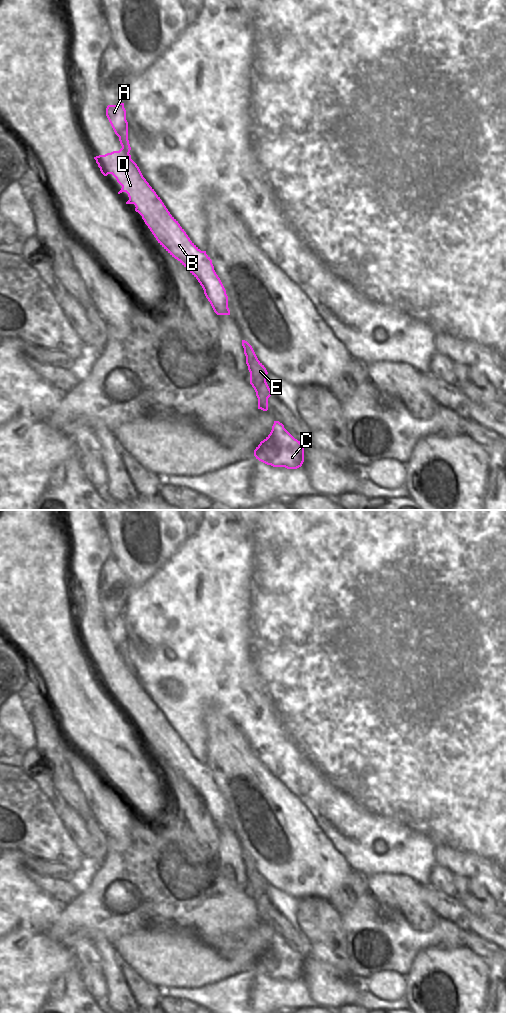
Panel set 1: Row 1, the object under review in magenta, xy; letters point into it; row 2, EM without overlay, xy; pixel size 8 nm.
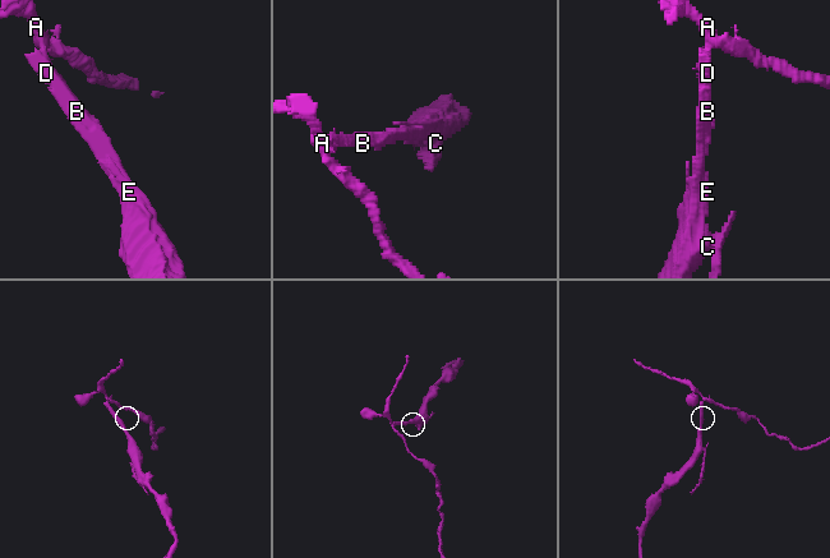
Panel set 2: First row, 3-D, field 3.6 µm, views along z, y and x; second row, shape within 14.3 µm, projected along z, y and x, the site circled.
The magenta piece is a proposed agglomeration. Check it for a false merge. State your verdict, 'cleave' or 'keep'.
cleave

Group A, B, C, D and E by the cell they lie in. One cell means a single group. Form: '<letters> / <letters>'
A / B C D E

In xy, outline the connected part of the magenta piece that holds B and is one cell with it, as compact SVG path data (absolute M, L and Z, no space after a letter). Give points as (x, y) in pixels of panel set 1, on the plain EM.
M119 647L122 660L105 667L94 669L104 688L112 686L122 698L118 706L126 704L129 712L126 716L134 716L145 736L148 738L158 755L175 771L177 771L200 795L204 806L217 827L230 827L226 802L214 782L212 772L201 763L188 749L178 733L170 726L160 709L143 689L137 676L131 671L128 647Z

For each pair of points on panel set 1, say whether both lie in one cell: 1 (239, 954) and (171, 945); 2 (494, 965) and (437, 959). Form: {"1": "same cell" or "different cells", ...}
{"1": "same cell", "2": "different cells"}

